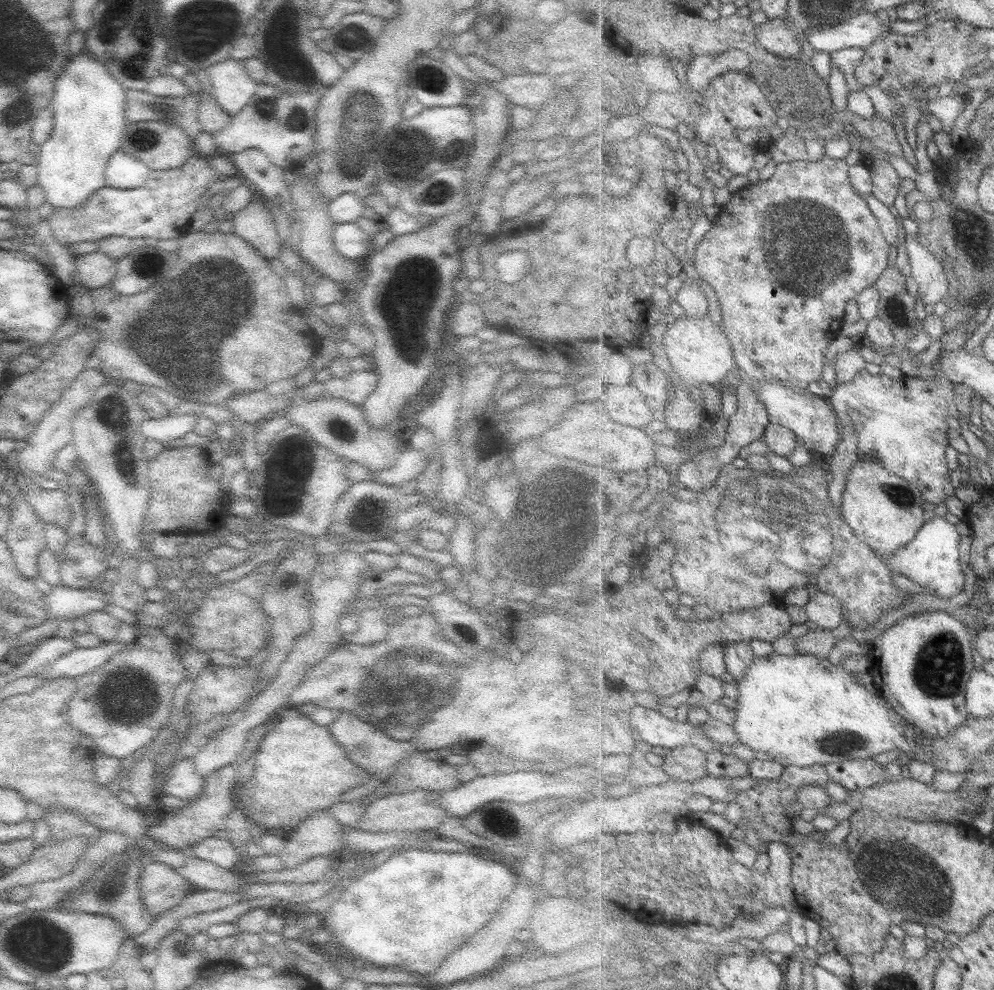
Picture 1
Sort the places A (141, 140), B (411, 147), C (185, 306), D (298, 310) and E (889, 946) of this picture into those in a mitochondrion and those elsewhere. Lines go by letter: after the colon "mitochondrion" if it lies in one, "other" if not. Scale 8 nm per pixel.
A: mitochondrion
B: mitochondrion
C: mitochondrion
D: other
E: other

